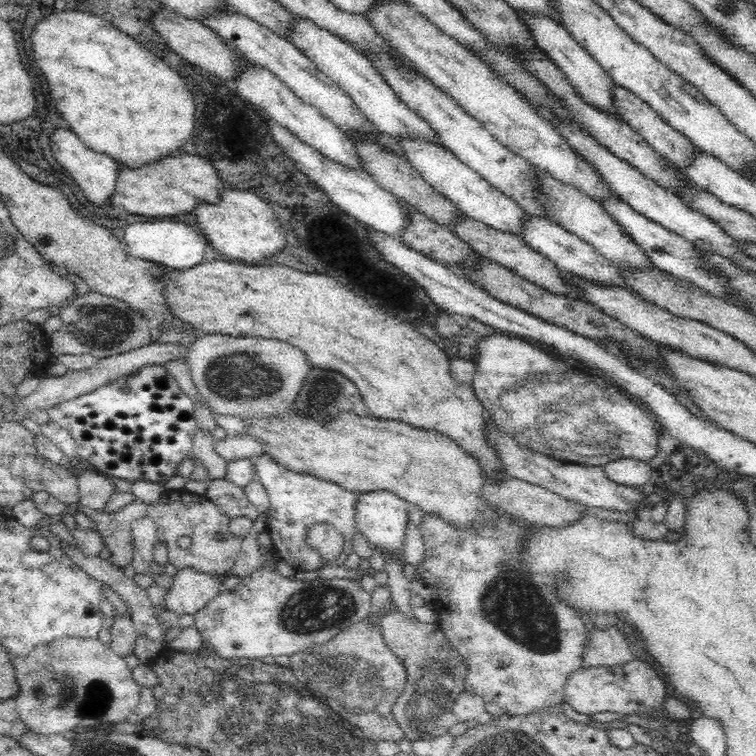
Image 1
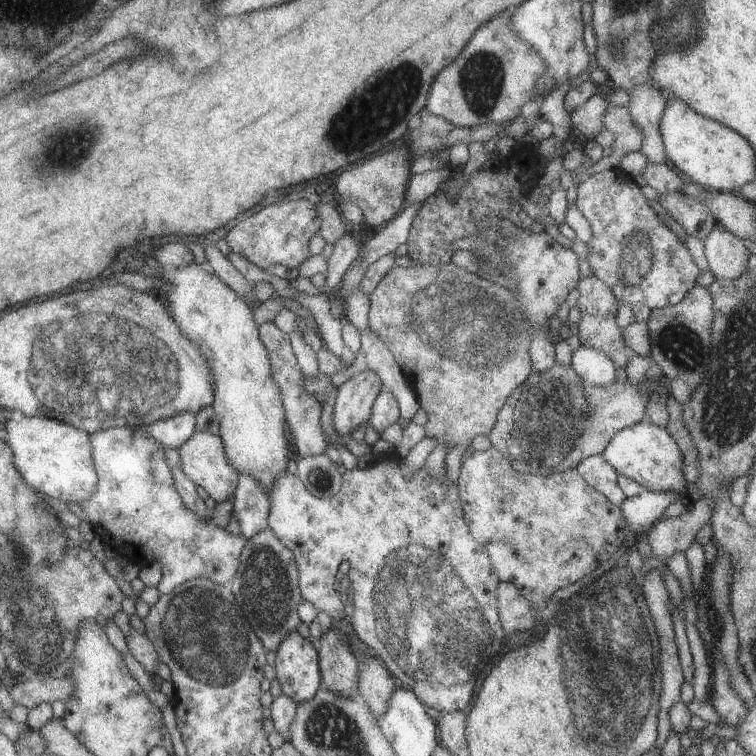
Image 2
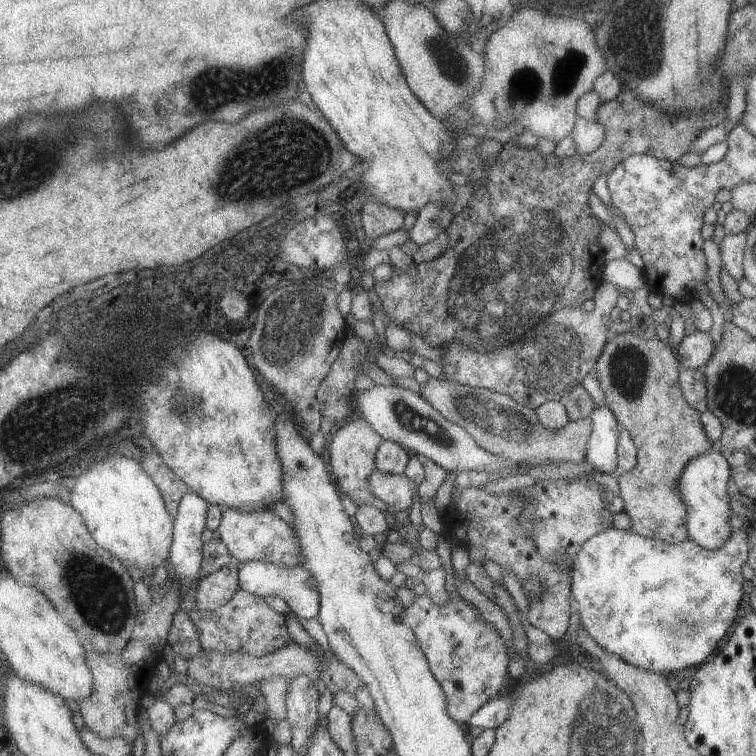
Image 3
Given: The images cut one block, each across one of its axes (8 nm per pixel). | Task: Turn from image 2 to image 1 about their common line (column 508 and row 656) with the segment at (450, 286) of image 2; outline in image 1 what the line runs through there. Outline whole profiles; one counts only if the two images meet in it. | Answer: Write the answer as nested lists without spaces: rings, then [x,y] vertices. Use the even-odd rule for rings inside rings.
[[[365,620],[349,626],[324,644],[290,655],[290,667],[312,696],[360,727],[366,738],[398,743],[405,734],[394,717],[394,705],[405,686],[406,671],[402,661],[389,652],[378,625]]]

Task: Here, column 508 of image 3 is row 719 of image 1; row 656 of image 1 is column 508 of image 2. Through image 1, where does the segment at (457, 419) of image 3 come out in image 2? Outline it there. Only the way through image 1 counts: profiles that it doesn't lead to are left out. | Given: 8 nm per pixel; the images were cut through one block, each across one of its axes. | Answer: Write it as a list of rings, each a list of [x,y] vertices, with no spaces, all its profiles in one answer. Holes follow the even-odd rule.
[[[555,364],[543,372],[531,373],[523,384],[515,386],[507,396],[505,404],[499,410],[495,426],[489,432],[489,442],[507,458],[507,462],[516,472],[547,476],[551,472],[574,468],[577,462],[600,454],[611,440],[611,434],[615,434],[617,430],[646,421],[646,405],[651,389],[659,383],[662,386],[666,384],[662,375],[661,377],[662,379],[658,377],[653,380],[643,376],[643,380],[637,384],[631,384],[629,378],[619,381],[615,378],[615,382],[611,382],[609,386],[595,386],[595,384],[585,384],[573,372],[571,366]]]

